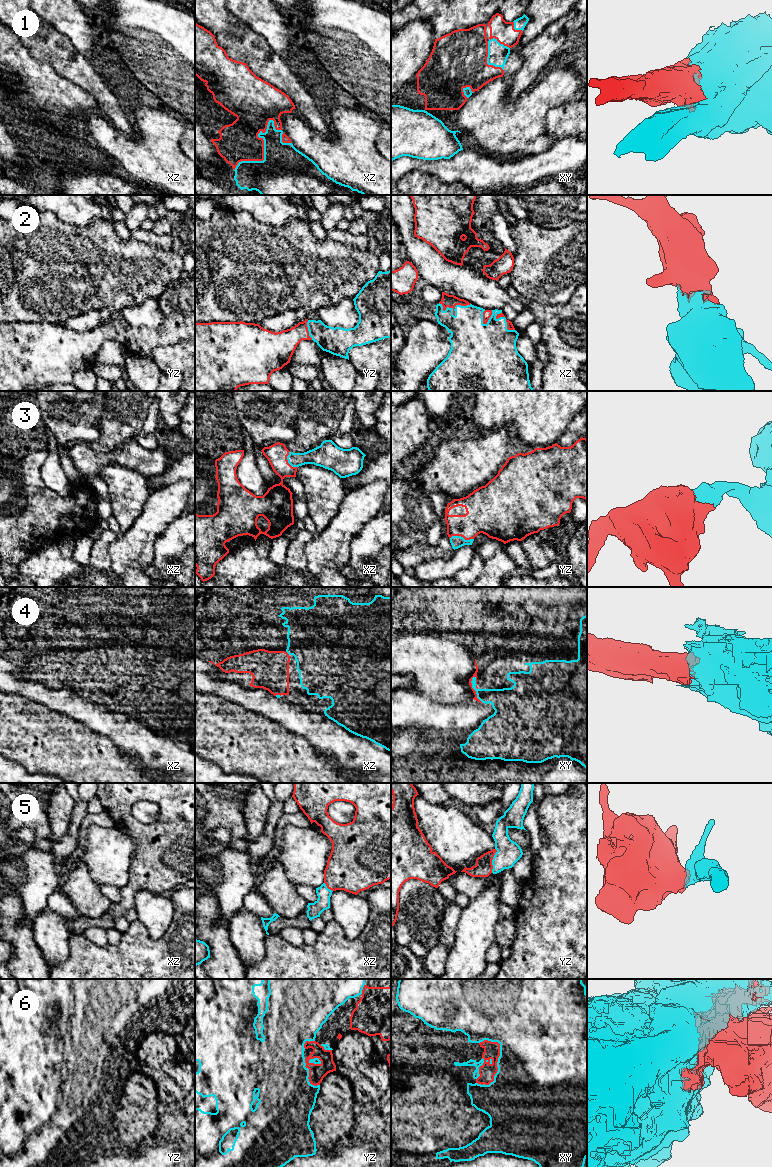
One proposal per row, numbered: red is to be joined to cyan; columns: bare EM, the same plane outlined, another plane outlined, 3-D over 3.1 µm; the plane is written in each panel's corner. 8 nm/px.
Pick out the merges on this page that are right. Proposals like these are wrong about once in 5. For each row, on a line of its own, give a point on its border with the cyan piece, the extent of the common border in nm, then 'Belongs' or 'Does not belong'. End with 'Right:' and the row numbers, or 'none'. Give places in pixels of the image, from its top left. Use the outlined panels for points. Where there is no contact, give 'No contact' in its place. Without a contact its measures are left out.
1: Touches cyan at xz (264, 152). Shared border 500 nm. Does not belong
2: Touches cyan at xz (452, 308). Shared border 260 nm. Belongs
3: Touches cyan at yz (460, 536). Shared border 200 nm. Belongs
4: Touches cyan at xy (474, 689). Shared border 240 nm. Belongs
5: Touches cyan at yz (492, 860). Shared border 200 nm. Belongs
6: Touches cyan at xy (498, 1069). Shared border 380 nm. Does not belong
Right: 2, 3, 4, 5

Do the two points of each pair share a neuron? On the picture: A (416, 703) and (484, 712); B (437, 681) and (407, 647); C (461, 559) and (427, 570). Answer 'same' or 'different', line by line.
A: same
B: same
C: same

